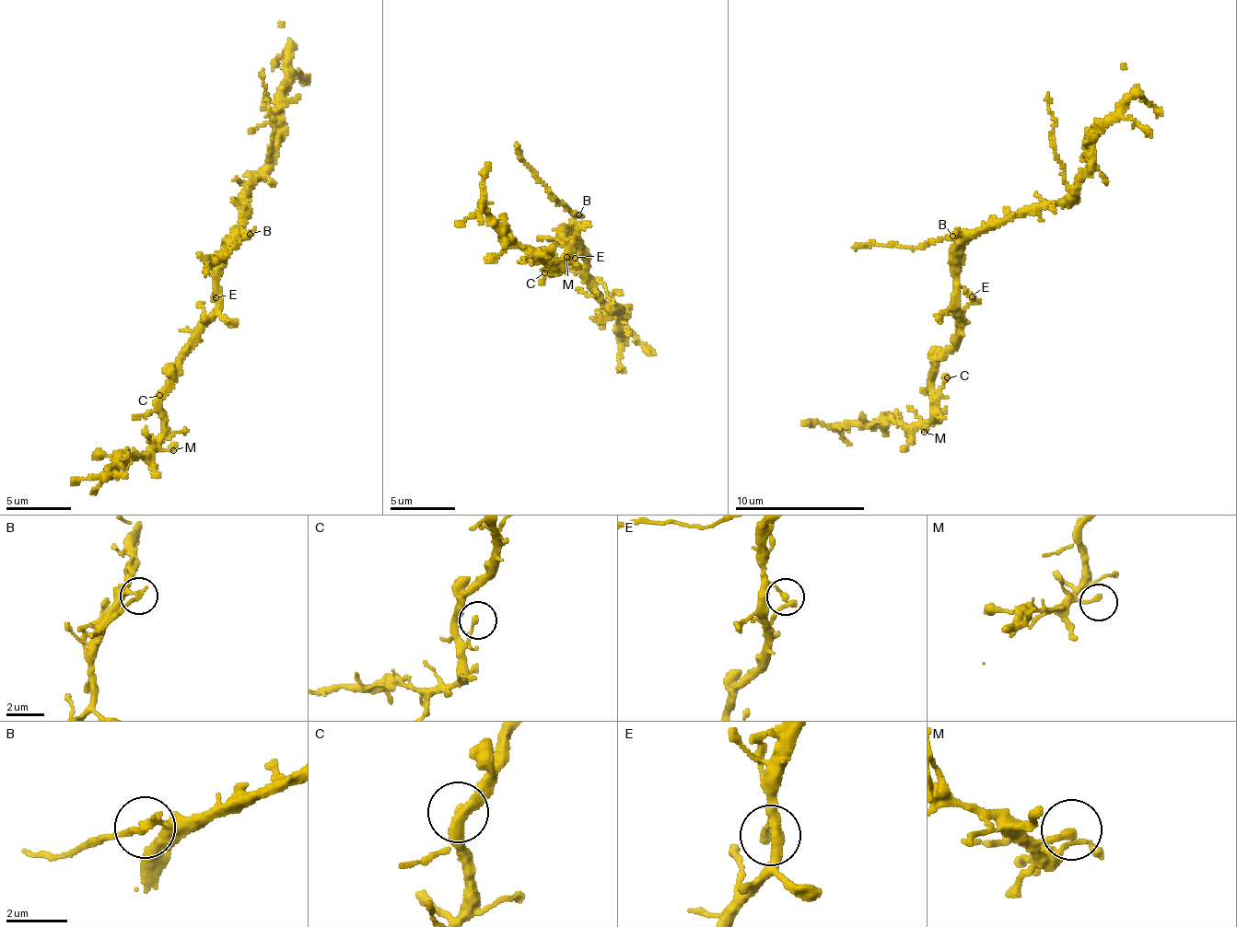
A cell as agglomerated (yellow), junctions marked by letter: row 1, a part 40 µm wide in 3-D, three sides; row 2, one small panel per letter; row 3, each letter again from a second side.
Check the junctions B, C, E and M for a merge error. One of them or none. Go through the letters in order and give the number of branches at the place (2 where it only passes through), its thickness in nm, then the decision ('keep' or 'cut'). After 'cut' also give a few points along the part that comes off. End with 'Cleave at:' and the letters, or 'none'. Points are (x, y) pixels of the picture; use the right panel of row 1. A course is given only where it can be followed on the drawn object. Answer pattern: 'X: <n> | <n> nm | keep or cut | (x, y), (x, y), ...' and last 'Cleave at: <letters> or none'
B: 2 | 240 nm | cut | (951, 237), (917, 248), (853, 247)
C: 1 | 240 nm | keep
E: 1 | 240 nm | keep
M: 1 | 240 nm | keep
Cleave at: B

